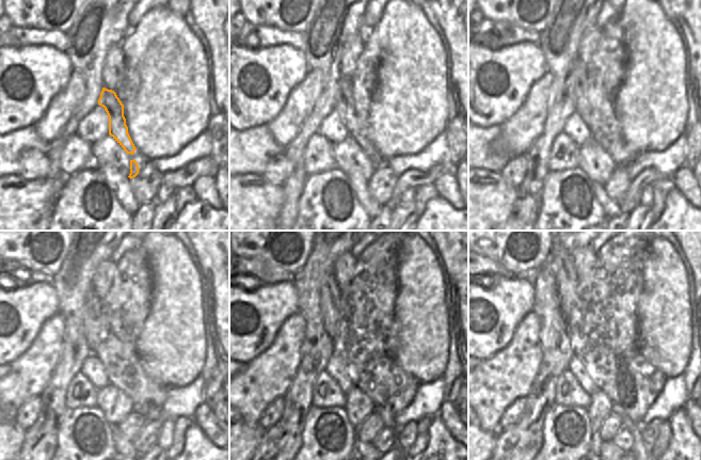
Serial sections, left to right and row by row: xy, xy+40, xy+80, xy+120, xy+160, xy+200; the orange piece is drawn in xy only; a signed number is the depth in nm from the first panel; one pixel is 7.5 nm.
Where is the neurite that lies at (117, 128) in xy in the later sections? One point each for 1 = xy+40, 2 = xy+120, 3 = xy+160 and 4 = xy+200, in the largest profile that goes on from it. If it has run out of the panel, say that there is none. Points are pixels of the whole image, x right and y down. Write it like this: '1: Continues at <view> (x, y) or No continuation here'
1: Continues at xy+40 (346, 106)
2: Continues at xy+120 (96, 323)
3: Continues at xy+160 (332, 304)
4: Continues at xy+200 (576, 322)

